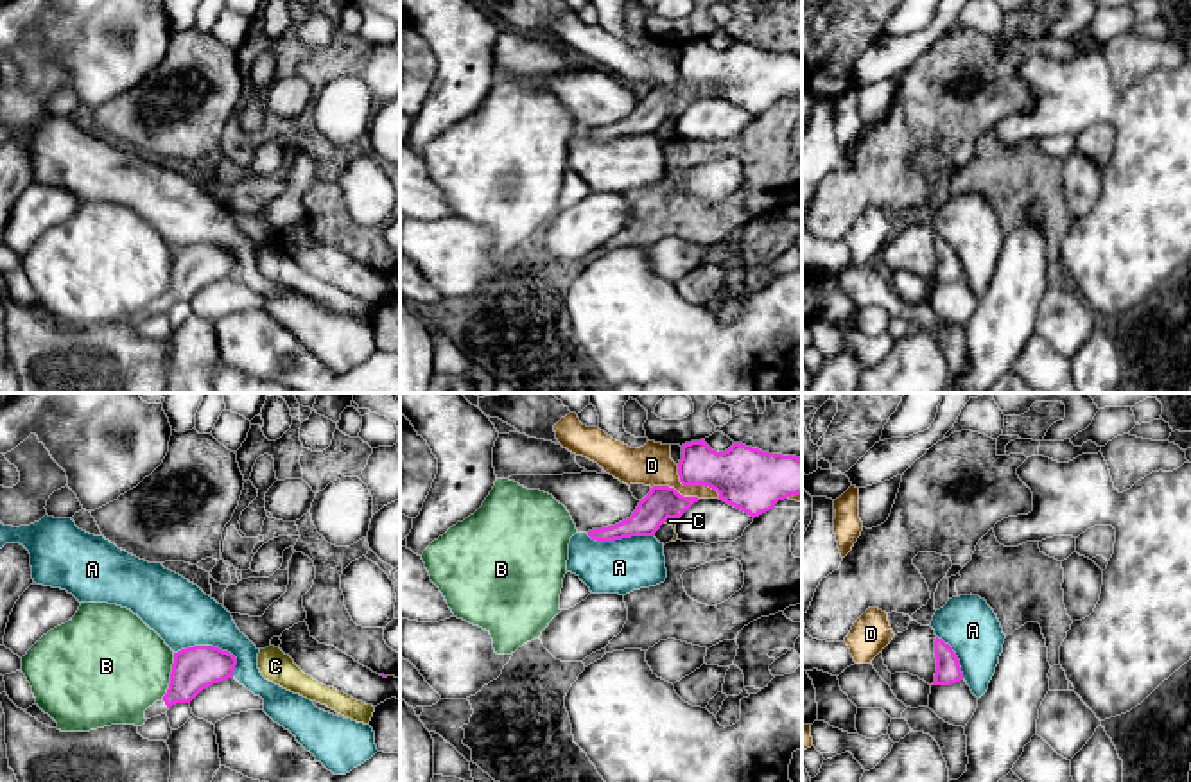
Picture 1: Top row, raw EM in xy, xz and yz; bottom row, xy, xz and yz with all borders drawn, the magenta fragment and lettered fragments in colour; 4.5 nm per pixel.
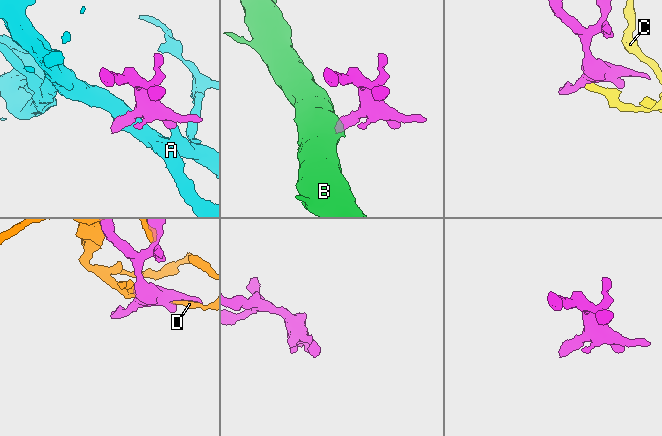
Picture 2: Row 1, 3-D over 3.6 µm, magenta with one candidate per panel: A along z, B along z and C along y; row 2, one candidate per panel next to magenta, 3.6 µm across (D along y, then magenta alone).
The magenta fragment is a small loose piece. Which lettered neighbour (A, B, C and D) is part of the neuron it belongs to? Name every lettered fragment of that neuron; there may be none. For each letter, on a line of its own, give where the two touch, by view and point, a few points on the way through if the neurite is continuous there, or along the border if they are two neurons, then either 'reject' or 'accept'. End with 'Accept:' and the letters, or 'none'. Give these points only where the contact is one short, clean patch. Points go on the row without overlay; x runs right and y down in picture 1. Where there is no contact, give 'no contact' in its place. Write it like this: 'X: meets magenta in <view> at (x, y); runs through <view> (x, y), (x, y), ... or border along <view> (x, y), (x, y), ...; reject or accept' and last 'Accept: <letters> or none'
A: meets magenta in xy at (212, 244); reject
B: meets magenta in xy at (171, 275); border along xy (174, 251), (169, 286), (162, 296); reject
C: meets magenta in xz at (668, 115); border along xz (675, 115), (662, 121); reject
D: meets magenta in xz at (693, 83); reject
Accept: none

